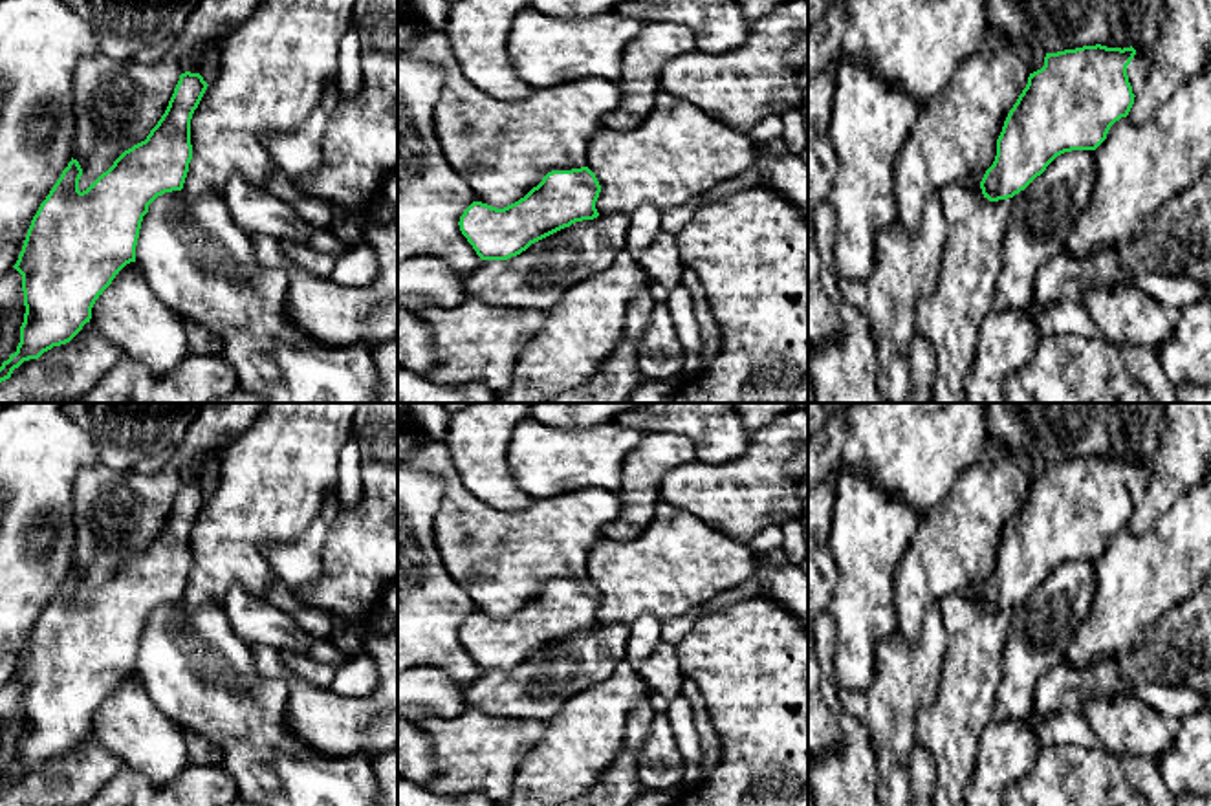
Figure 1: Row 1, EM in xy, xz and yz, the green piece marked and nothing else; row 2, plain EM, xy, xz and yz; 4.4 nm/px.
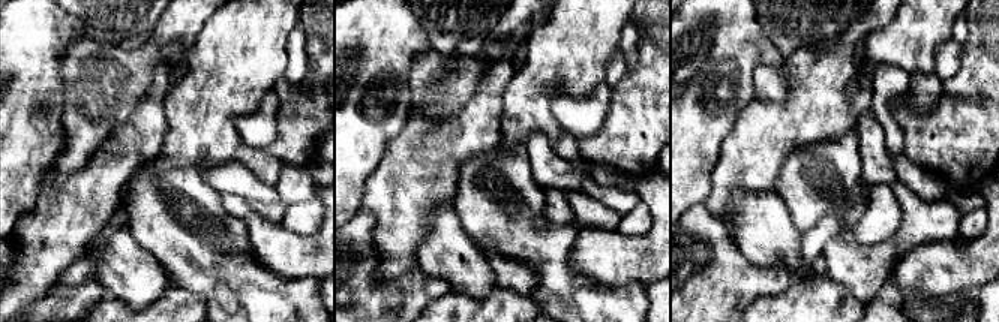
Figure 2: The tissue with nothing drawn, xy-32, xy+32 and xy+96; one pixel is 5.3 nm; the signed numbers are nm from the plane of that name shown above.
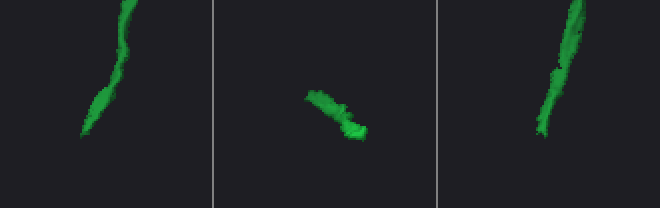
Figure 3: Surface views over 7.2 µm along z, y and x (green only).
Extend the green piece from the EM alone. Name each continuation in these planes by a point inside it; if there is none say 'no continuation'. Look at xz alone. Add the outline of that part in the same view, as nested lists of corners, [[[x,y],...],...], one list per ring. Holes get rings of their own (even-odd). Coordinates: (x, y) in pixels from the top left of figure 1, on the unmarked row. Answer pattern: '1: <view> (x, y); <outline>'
no continuation

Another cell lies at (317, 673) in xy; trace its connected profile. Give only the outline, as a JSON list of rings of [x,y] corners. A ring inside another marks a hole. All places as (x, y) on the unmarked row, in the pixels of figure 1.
[[[280,652],[291,674],[304,678],[322,689],[332,687],[337,669],[330,663],[315,661],[302,654]]]

